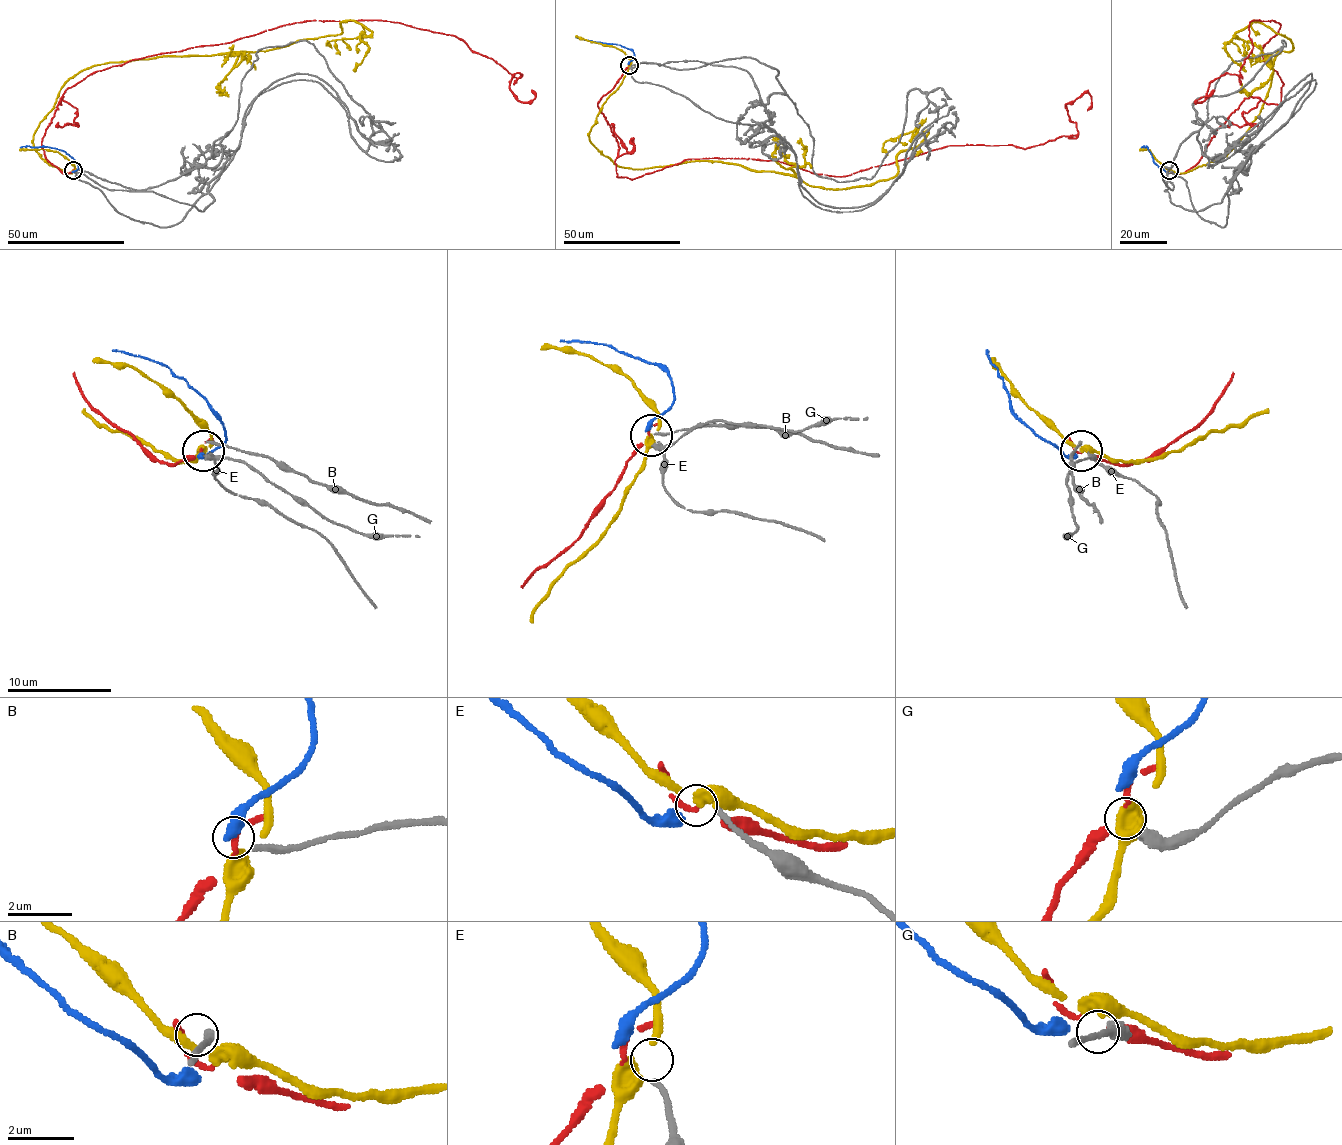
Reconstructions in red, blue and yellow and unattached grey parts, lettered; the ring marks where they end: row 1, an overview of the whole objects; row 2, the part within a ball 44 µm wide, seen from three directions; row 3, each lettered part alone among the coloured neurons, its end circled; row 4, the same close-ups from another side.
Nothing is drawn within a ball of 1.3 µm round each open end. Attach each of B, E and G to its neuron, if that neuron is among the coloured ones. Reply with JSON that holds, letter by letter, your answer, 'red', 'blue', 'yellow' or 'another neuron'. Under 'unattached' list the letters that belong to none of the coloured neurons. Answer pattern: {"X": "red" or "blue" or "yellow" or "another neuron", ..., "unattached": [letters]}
{"B": "another neuron", "E": "another neuron", "G": "another neuron", "unattached": ["B", "E", "G"]}

